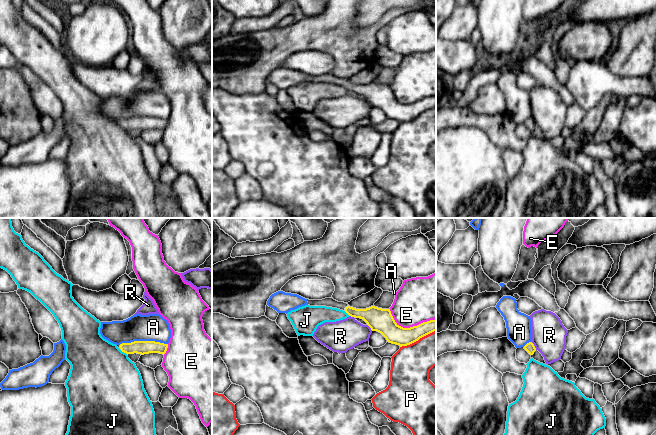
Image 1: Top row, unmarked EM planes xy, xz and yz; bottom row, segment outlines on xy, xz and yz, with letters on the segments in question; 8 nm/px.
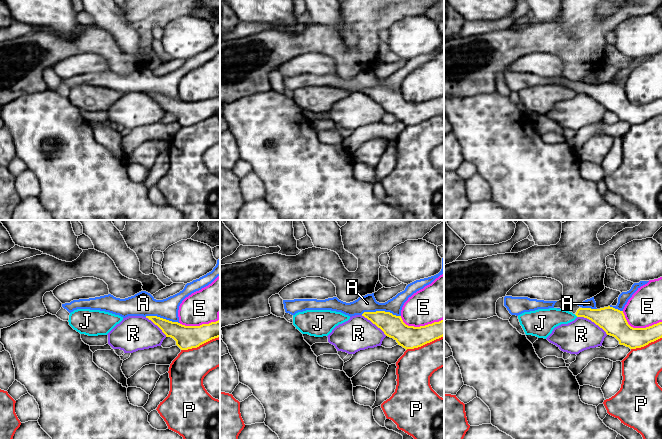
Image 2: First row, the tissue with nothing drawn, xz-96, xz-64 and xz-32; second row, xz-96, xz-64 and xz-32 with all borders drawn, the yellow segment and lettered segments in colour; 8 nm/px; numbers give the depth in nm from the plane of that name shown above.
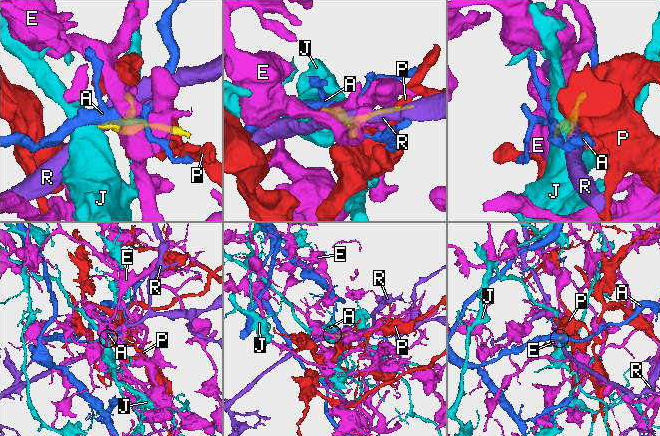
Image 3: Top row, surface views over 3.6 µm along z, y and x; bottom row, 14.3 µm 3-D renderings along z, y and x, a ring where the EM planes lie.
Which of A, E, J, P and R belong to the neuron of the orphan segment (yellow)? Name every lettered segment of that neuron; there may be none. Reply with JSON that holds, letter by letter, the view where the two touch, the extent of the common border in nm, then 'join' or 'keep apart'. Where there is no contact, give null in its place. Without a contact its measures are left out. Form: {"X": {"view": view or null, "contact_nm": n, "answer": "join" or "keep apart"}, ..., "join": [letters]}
{"A": {"view": "xy", "contact_nm": 400, "answer": "keep apart"}, "E": {"view": "xz", "contact_nm": 380, "answer": "keep apart"}, "J": {"view": "xy", "contact_nm": 80, "answer": "keep apart"}, "P": {"view": "xz", "contact_nm": 320, "answer": "keep apart"}, "R": {"view": "yz", "contact_nm": 80, "answer": "keep apart"}, "join": []}

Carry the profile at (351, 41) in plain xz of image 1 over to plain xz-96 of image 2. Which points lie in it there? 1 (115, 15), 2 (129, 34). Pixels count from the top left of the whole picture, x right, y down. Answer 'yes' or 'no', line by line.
1: no
2: no

